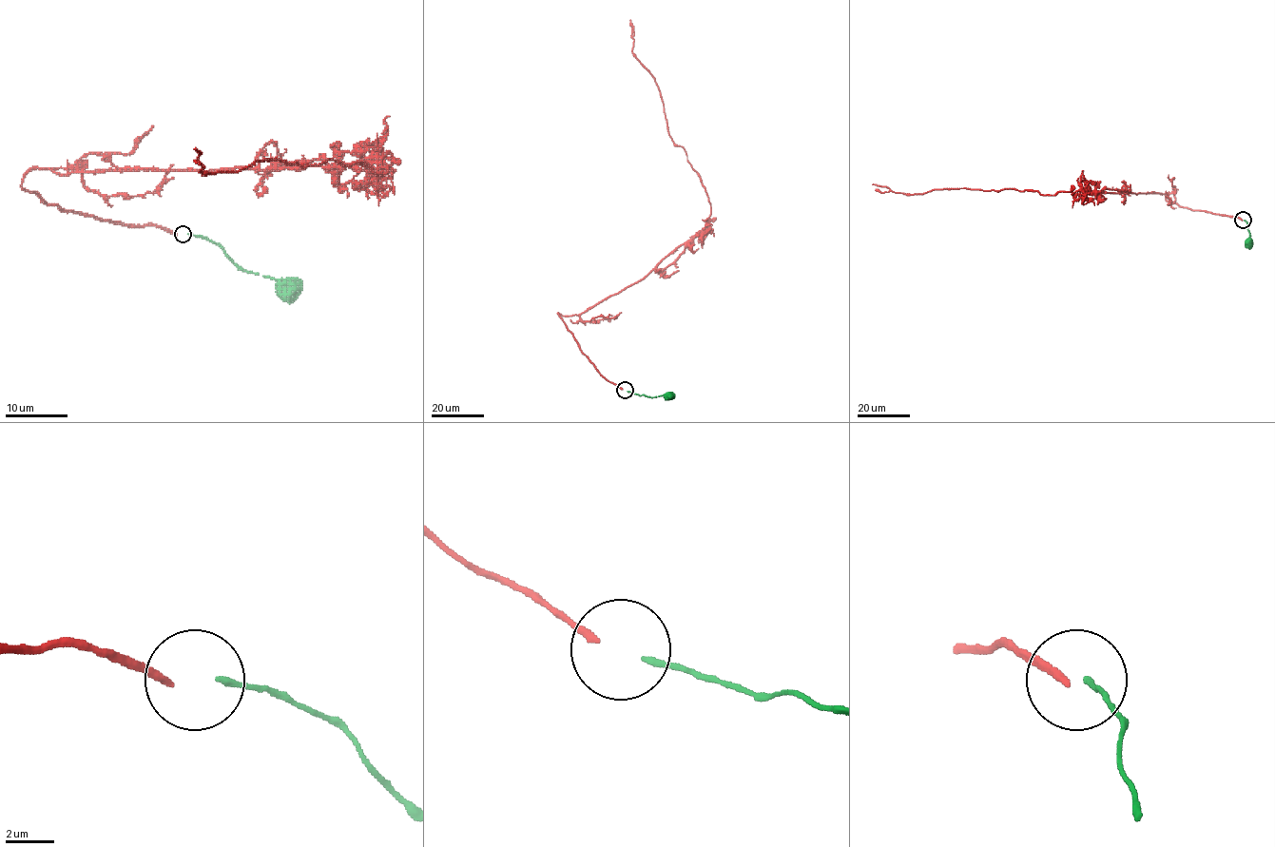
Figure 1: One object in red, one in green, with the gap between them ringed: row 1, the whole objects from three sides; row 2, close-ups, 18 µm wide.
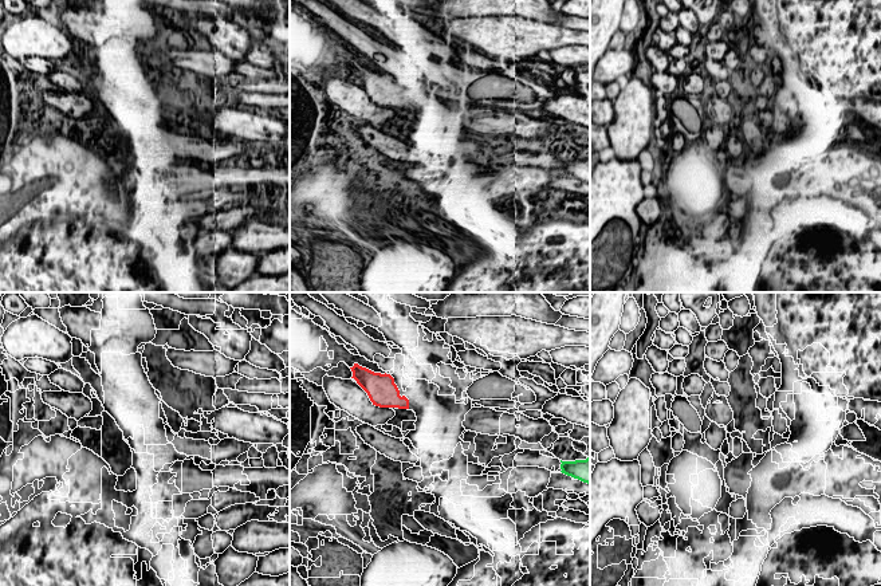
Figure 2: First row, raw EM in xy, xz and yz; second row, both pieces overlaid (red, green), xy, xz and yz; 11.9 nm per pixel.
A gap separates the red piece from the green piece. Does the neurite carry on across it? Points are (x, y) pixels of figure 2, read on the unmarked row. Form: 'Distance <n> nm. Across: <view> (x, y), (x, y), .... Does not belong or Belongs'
Distance 1950 nm. Across: xz (408, 107), (561, 160). Does not belong

